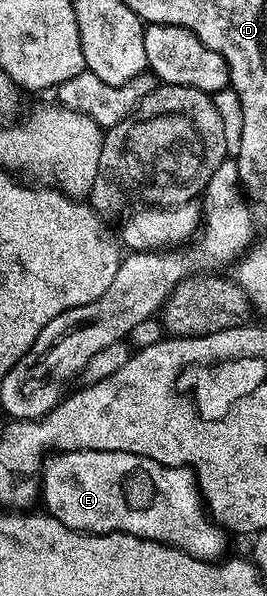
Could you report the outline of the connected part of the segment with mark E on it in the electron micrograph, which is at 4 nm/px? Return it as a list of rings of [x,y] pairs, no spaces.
[[[83,450],[81,452],[55,452],[48,455],[41,465],[41,504],[44,504],[42,507],[45,509],[46,515],[57,518],[65,526],[69,526],[72,532],[89,532],[92,534],[128,532],[146,540],[156,540],[162,544],[167,544],[171,548],[176,548],[193,558],[201,558],[202,560],[218,561],[224,555],[222,552],[226,550],[227,539],[229,539],[228,533],[209,515],[205,507],[205,501],[199,491],[199,482],[195,479],[195,473],[190,468],[170,468],[161,462],[153,462],[153,458],[145,458],[128,452]]]

